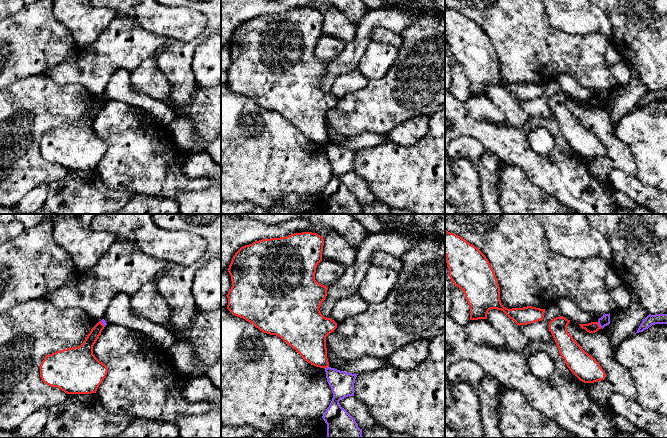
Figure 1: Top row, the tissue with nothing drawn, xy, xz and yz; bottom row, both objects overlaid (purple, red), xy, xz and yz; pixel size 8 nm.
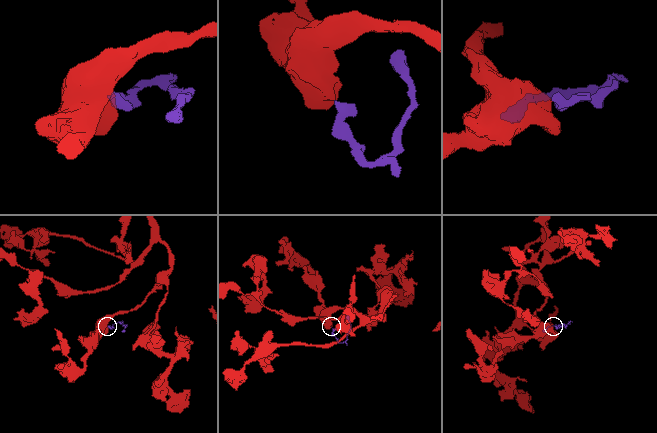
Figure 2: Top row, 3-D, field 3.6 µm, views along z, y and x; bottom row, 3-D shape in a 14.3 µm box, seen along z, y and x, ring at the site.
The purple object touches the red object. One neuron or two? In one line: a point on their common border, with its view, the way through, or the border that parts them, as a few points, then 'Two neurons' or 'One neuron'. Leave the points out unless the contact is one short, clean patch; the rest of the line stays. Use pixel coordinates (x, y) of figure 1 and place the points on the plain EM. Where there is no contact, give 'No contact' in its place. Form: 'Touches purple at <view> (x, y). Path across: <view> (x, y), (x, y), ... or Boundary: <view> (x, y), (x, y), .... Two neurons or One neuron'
Touches purple at yz (599, 101). Boundary: yz (597, 98), (601, 103). Two neurons

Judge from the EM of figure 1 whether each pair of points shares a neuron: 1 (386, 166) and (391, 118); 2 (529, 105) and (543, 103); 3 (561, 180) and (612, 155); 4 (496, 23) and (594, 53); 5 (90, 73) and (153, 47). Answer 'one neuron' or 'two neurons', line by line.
1: two neurons
2: one neuron
3: two neurons
4: one neuron
5: one neuron

